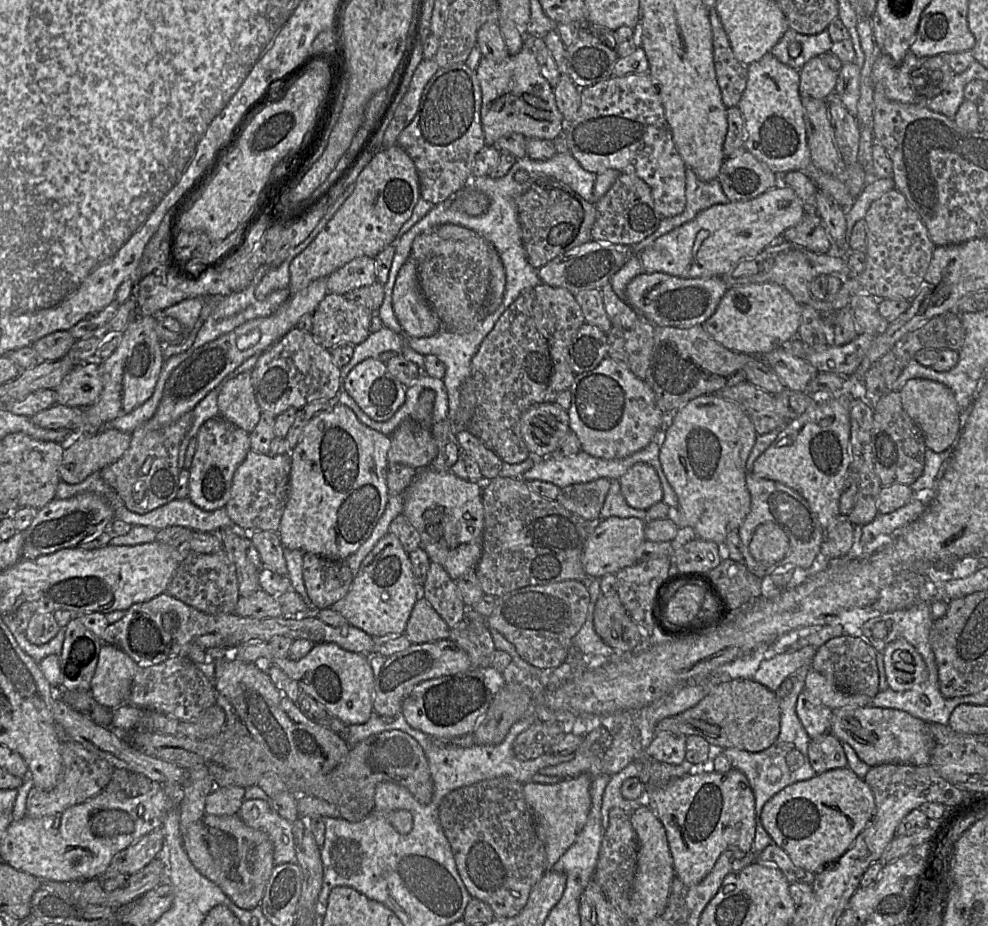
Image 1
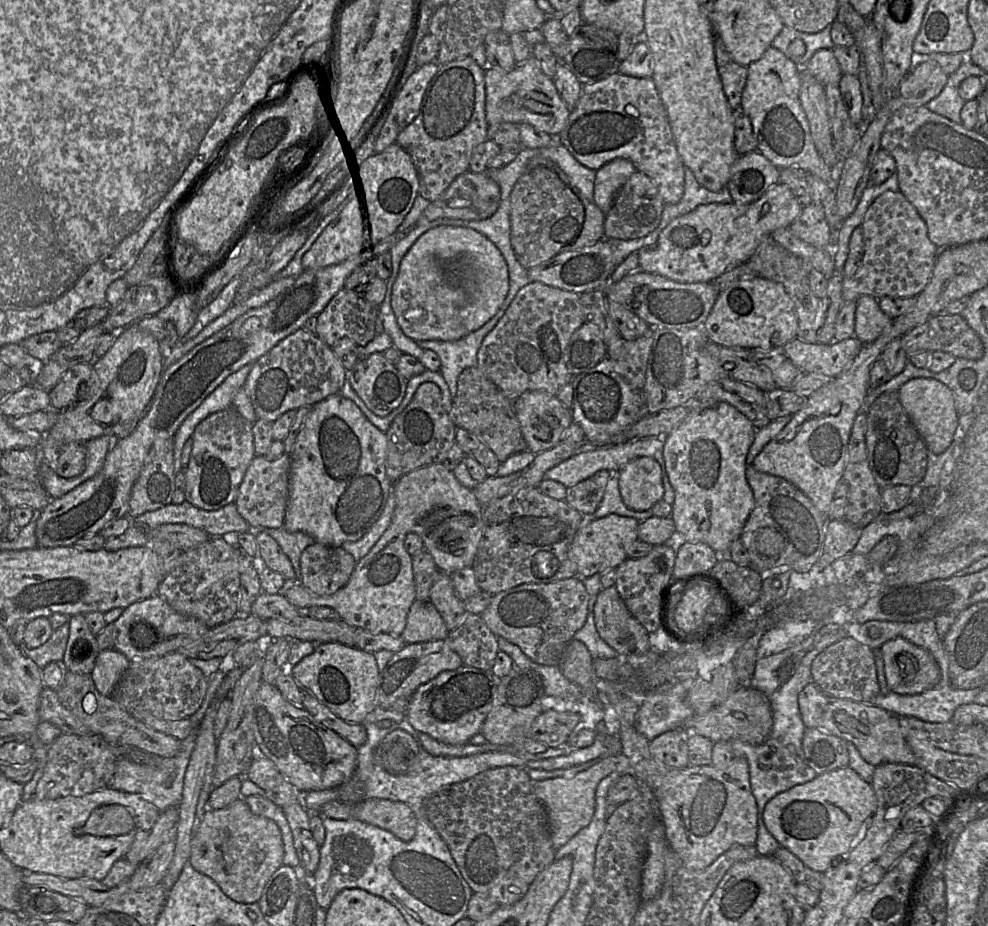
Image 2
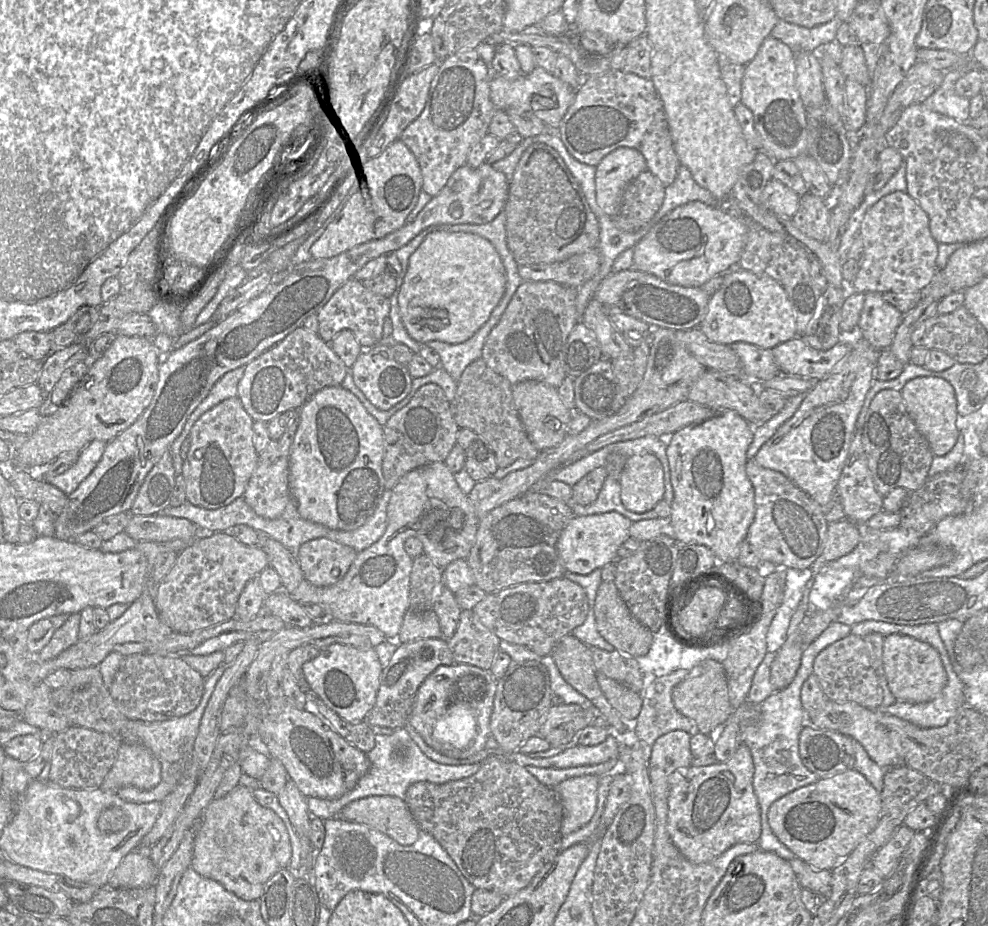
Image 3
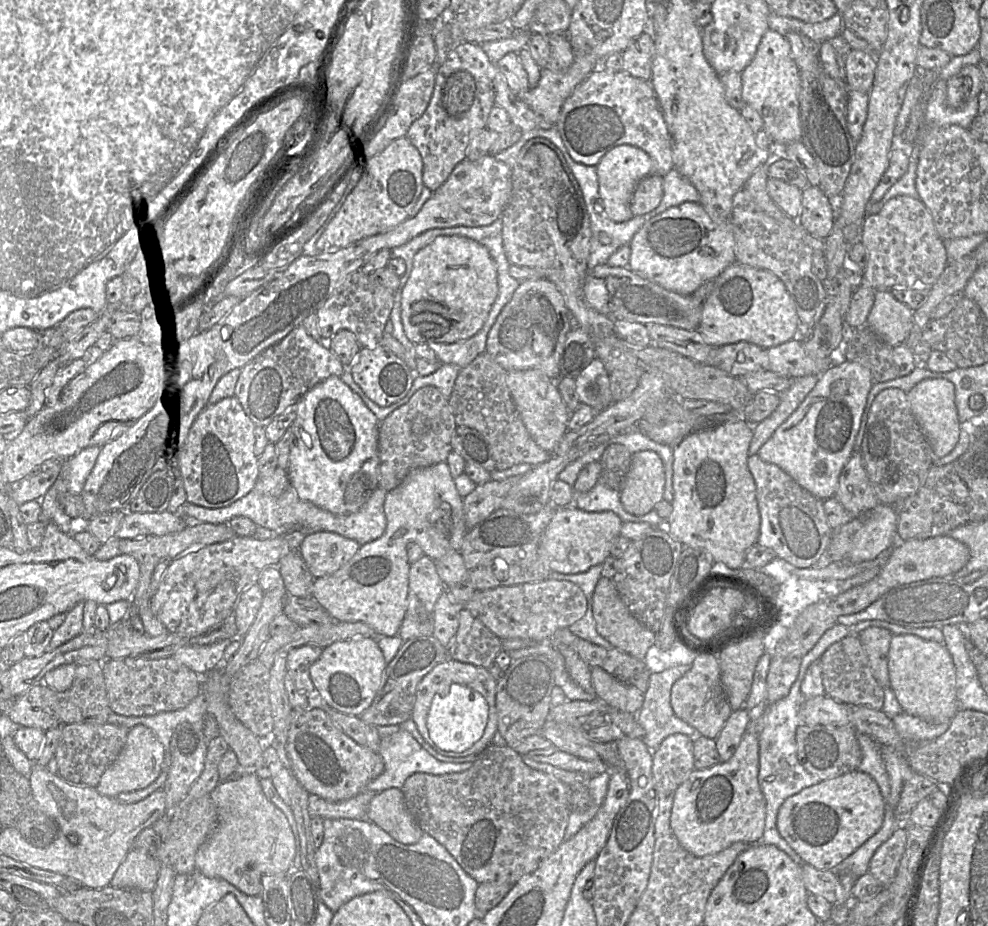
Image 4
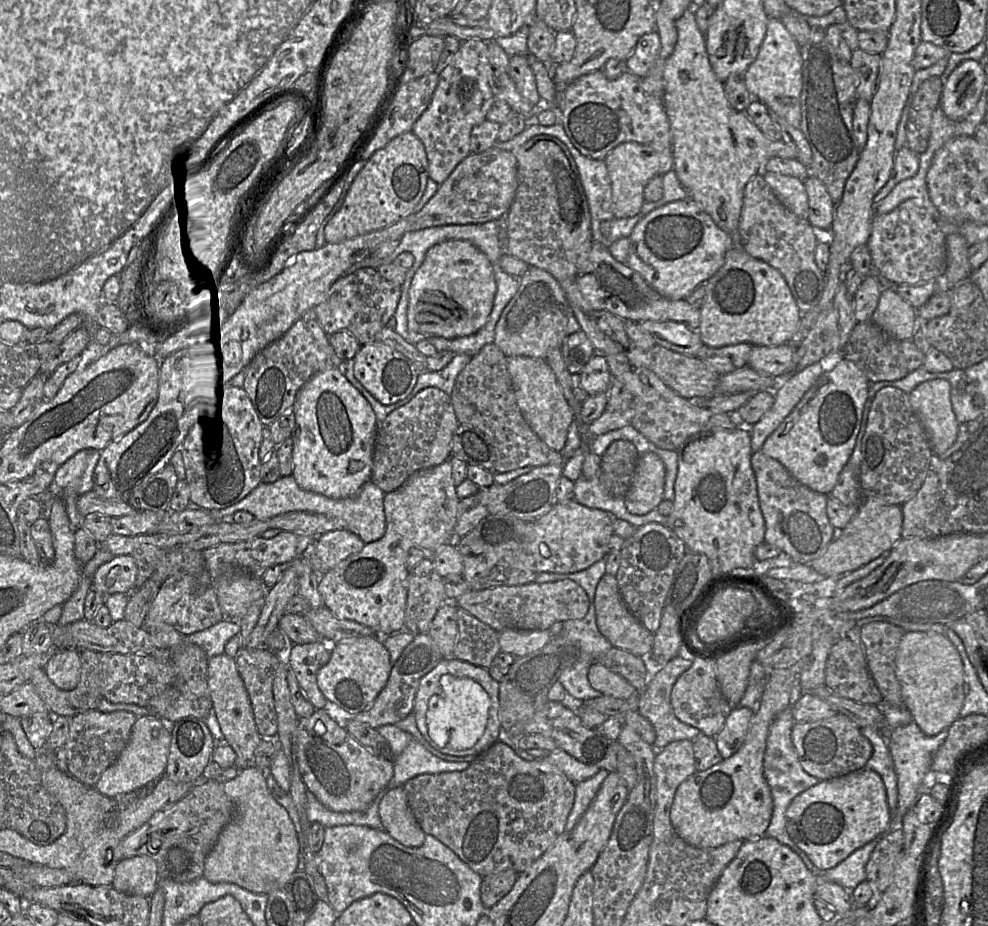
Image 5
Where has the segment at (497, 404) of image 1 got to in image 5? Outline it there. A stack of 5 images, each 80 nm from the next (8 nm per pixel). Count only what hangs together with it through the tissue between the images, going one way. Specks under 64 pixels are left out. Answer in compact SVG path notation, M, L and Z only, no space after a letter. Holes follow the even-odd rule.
M529 266L527 272L520 278L519 289L504 308L496 326L493 343L507 358L526 356L546 359L547 354L555 348L562 347L567 335L569 318L569 303L565 291L559 282L547 271Z

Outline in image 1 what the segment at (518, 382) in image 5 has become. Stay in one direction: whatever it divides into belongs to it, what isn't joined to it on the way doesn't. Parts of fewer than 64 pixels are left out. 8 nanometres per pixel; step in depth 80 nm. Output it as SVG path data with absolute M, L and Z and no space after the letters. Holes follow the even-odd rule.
M556 402L534 404L522 414L520 429L532 456L551 456L570 431L568 411Z

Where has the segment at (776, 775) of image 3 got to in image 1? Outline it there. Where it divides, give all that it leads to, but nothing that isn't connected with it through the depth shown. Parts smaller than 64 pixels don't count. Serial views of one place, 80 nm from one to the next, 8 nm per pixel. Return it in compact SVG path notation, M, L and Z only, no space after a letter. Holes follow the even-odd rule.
M803 666L789 677L792 679L792 689L788 695L779 699L780 732L775 742L769 748L756 753L735 748L722 750L723 754L730 761L732 768L746 775L755 796L756 834L752 851L756 854L773 843L771 836L765 830L761 820L761 814L765 804L787 786L809 780L817 774L812 768L808 757L811 739L796 713L797 699L805 688L805 679L810 669L810 666Z

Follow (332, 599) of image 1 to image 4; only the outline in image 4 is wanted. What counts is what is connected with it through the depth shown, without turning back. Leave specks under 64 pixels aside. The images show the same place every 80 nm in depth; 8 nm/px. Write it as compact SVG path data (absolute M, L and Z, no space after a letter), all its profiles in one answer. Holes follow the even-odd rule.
M332 532L306 535L299 554L315 579L335 573L360 549L358 542Z

